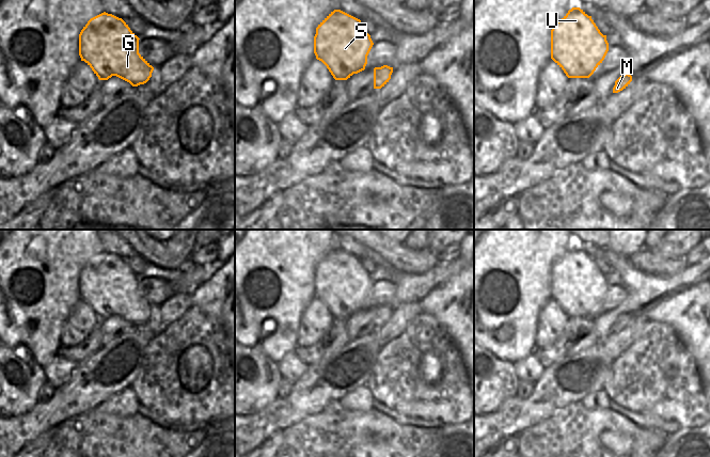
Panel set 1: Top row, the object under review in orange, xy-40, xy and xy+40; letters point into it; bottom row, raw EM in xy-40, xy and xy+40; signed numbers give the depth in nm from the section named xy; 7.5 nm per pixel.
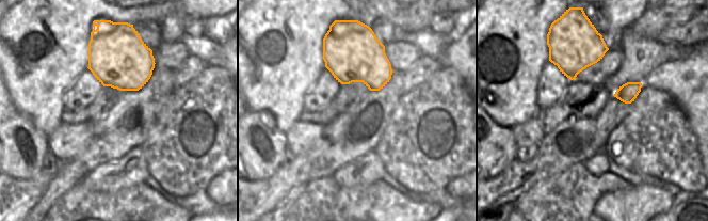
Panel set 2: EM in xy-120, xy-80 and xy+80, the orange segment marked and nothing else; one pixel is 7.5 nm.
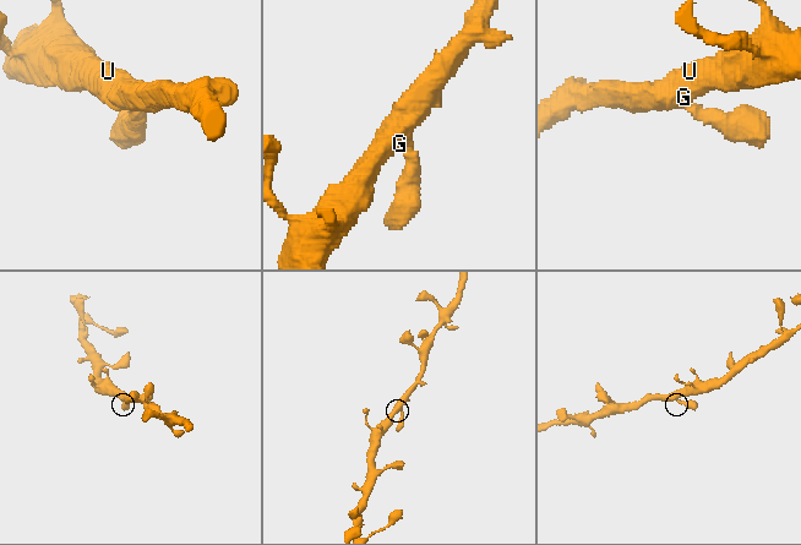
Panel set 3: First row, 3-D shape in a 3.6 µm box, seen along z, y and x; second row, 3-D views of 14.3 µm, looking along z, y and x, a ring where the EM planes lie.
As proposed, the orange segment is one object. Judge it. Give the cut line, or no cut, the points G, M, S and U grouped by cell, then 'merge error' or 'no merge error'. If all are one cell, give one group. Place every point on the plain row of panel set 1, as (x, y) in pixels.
cut none; groups G M S U; no merge error

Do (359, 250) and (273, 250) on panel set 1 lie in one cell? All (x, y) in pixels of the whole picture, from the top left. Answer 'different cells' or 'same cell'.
different cells

